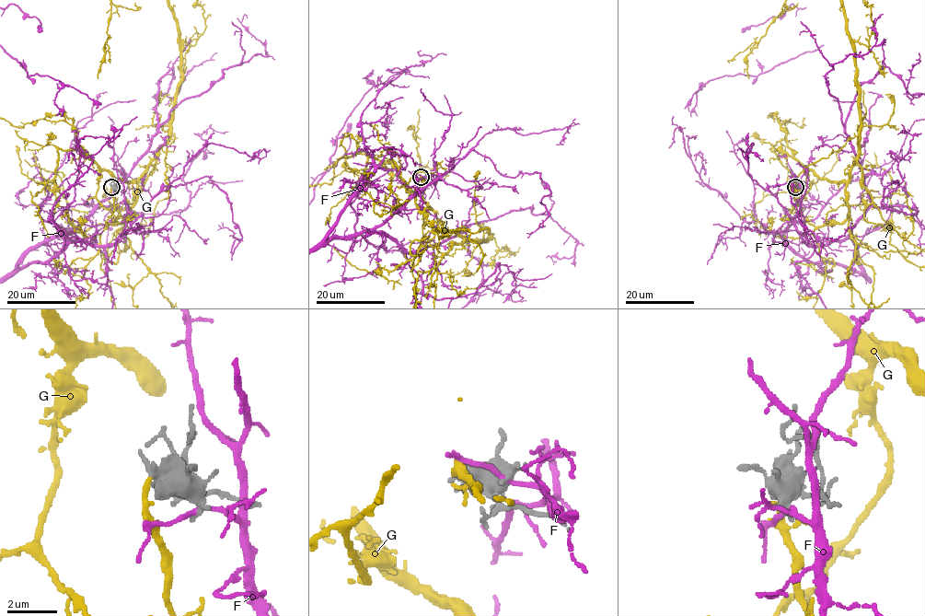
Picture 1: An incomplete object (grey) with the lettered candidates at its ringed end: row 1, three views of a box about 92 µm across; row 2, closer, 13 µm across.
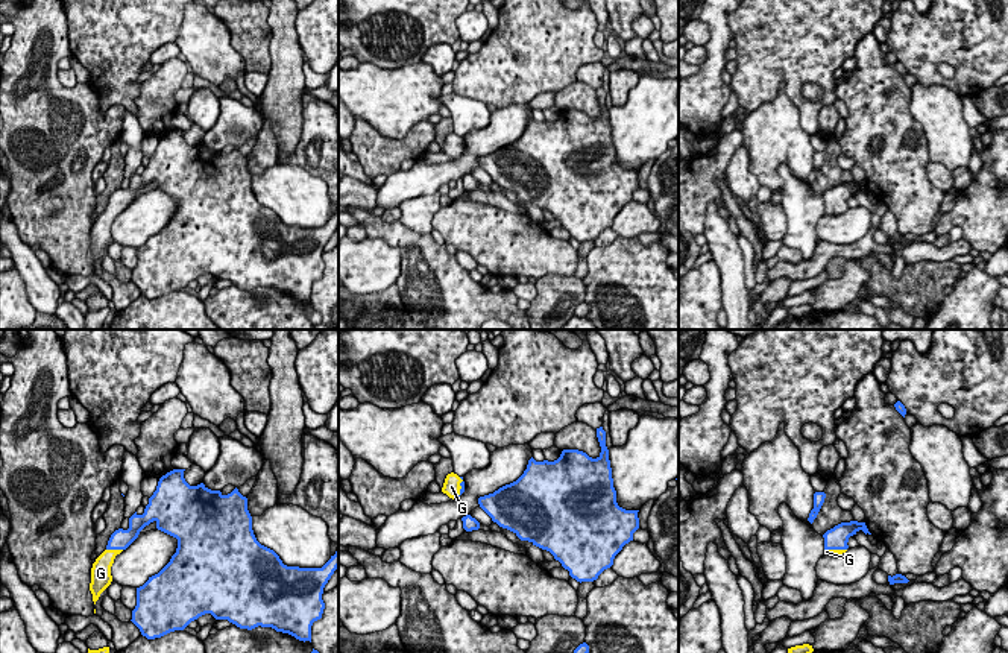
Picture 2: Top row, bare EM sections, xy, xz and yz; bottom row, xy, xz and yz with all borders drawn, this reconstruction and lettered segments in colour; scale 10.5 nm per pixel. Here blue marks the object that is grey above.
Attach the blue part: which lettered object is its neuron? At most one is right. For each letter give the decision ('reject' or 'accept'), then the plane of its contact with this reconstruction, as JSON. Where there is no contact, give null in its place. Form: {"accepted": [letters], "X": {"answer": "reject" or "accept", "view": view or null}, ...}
{"accepted": ["G"], "F": {"answer": "reject", "view": null}, "G": {"answer": "accept", "view": "xy"}}

